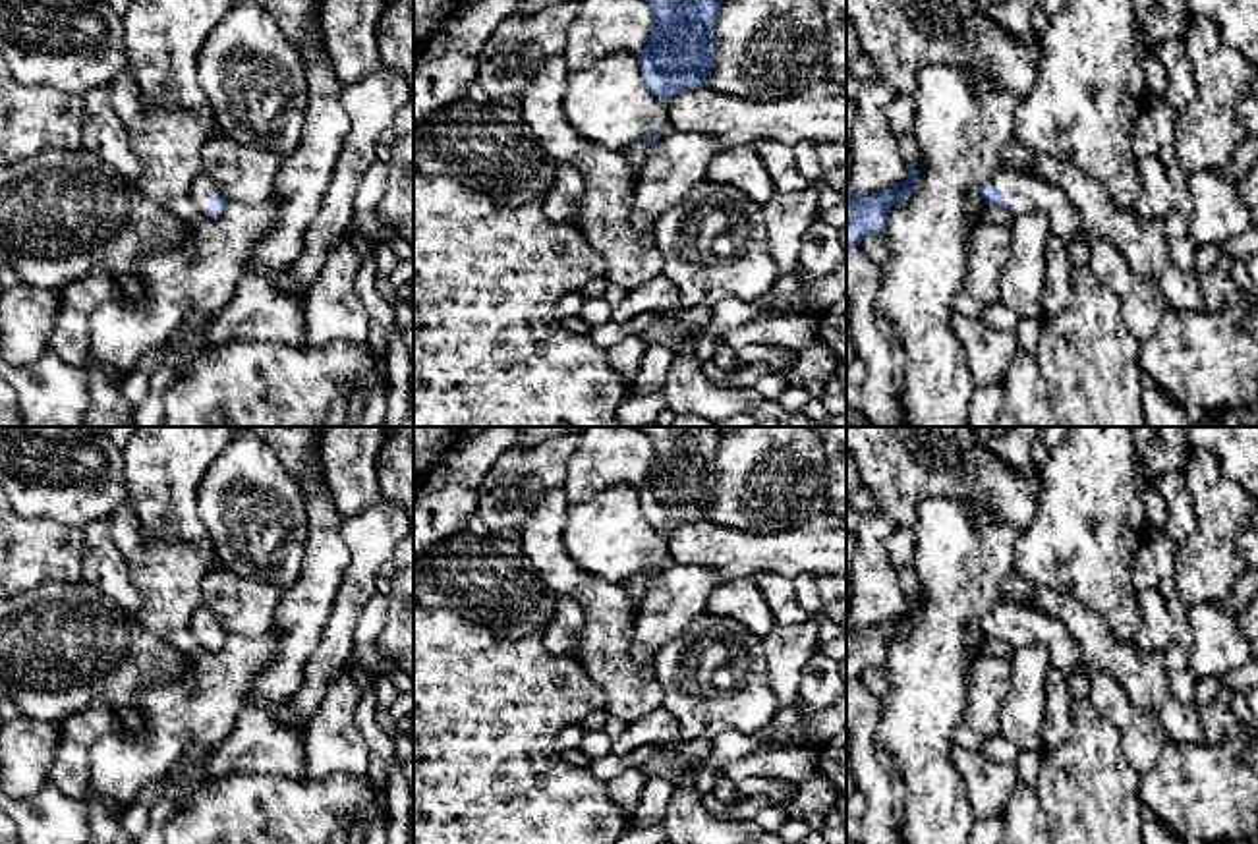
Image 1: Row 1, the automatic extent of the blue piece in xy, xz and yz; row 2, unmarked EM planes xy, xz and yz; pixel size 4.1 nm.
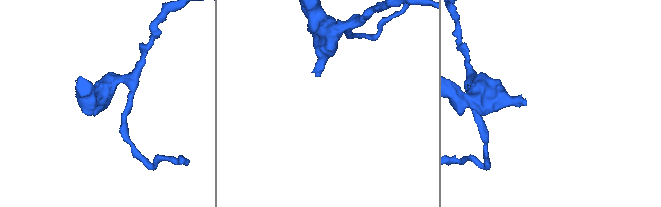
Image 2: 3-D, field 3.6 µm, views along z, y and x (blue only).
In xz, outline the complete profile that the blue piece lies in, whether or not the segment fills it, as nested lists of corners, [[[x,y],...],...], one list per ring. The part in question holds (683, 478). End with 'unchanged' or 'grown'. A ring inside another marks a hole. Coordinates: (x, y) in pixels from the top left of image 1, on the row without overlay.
[[[636,427],[653,444],[649,475],[638,487],[645,520],[661,533],[703,521],[717,487],[721,427]]]; unchanged

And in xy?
[[[205,605],[193,612],[187,628],[191,630],[199,645],[207,649],[220,647],[228,637],[228,633],[218,626],[214,614]]]; grown

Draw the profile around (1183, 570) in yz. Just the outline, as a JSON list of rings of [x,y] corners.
[[[1192,448],[1185,477],[1198,527],[1177,547],[1169,574],[1179,599],[1190,608],[1231,597],[1235,581],[1246,574],[1237,539],[1258,498],[1227,477],[1208,450]]]

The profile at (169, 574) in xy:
[[[129,500],[112,510],[106,520],[110,539],[126,558],[129,579],[141,595],[141,608],[131,614],[131,620],[166,641],[205,605],[201,583],[216,568],[216,549],[213,541],[157,539],[147,543]]]

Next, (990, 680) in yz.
[[[978,655],[968,676],[966,724],[984,738],[999,734],[999,709],[1011,688],[1011,659]]]

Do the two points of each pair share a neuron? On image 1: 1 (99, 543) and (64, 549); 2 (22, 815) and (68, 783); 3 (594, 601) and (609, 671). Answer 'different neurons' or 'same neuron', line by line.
1: different neurons
2: different neurons
3: same neuron

